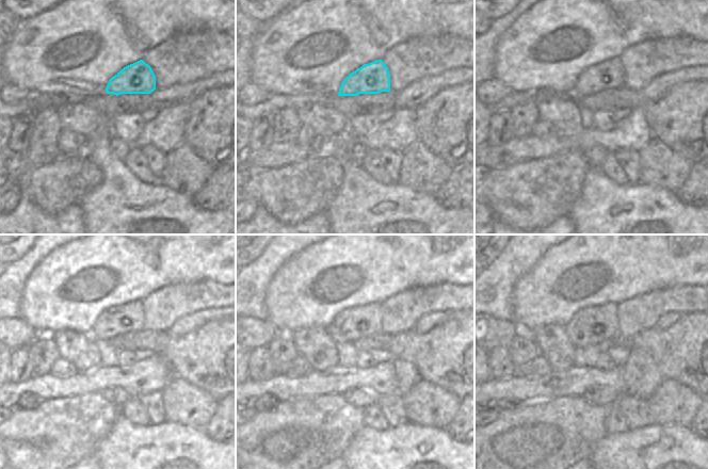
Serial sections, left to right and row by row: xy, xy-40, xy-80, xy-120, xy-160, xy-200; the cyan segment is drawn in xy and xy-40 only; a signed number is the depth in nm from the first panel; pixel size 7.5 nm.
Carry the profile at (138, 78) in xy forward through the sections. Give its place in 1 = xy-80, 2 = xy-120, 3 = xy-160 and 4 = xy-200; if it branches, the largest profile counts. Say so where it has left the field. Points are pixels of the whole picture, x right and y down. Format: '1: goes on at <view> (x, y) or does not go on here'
1: goes on at xy-80 (610, 75)
2: goes on at xy-120 (129, 318)
3: goes on at xy-160 (350, 325)
4: goes on at xy-200 (598, 325)

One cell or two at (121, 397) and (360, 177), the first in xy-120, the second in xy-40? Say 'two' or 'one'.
two

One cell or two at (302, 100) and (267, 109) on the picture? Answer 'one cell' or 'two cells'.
one cell

